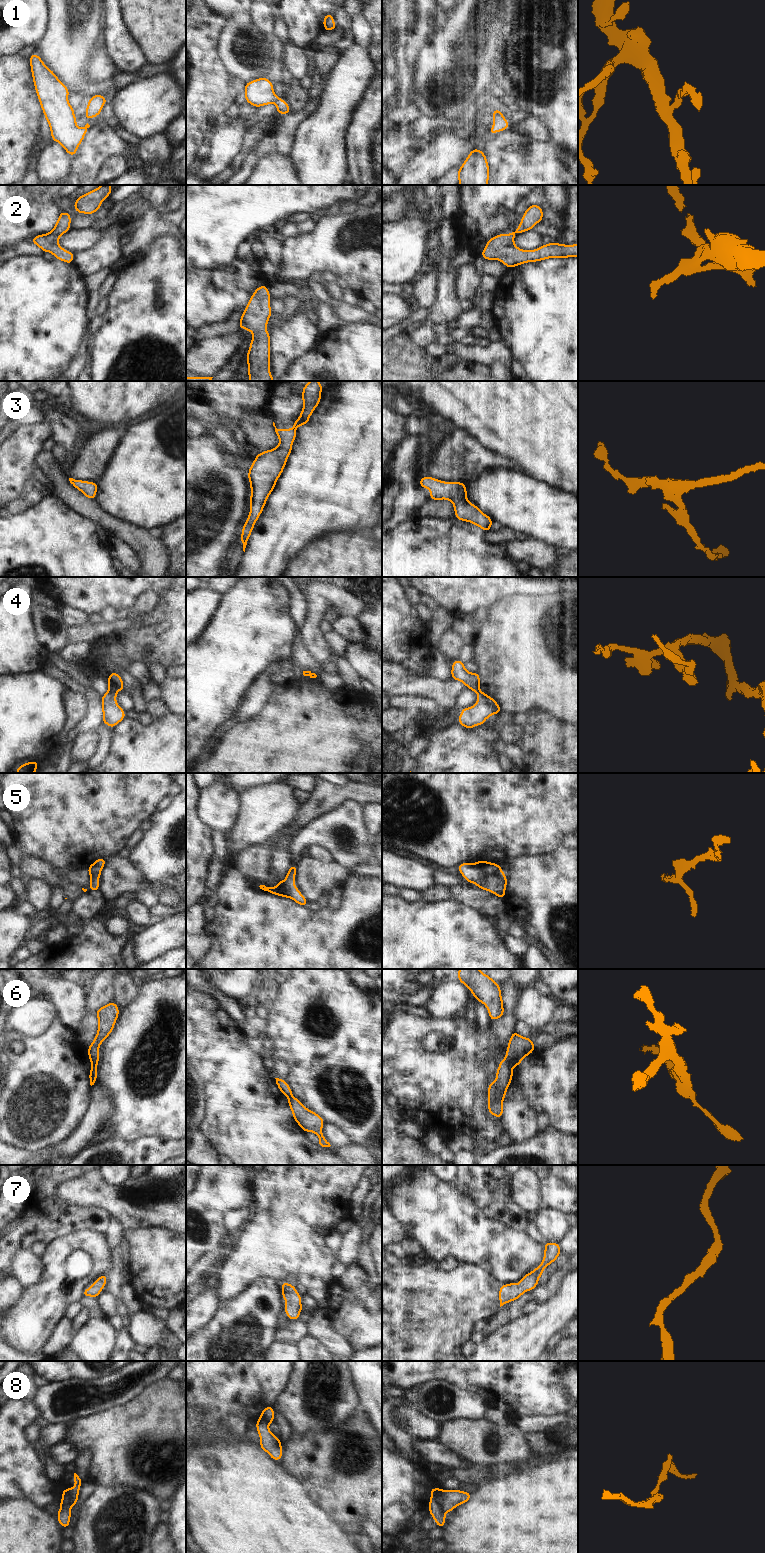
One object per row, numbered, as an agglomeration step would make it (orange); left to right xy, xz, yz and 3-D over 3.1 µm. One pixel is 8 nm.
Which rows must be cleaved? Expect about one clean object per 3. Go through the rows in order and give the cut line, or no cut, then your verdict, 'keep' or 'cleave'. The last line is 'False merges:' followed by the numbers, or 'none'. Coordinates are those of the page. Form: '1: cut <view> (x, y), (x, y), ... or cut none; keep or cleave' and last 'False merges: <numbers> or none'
1: cut none; keep
2: cut none; keep
3: cut none; keep
4: cut xy (108, 690), (116, 692); cleave
5: cut none; keep
6: cut yz (505, 1058), (511, 1066); cleave
7: cut none; keep
8: cut yz (441, 1490), (440, 1508), (444, 1513); cleave
False merges: 4, 6, 8

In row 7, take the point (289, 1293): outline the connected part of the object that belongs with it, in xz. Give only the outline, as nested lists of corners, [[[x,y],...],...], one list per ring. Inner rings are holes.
[[[287,1282],[281,1283],[282,1297],[286,1301],[284,1307],[285,1313],[290,1320],[297,1320],[303,1308],[301,1304],[301,1295],[297,1292],[294,1285]]]

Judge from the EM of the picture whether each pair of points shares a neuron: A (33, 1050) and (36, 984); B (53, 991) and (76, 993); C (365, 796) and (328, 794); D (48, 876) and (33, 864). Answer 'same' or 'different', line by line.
A: different
B: same
C: same
D: same

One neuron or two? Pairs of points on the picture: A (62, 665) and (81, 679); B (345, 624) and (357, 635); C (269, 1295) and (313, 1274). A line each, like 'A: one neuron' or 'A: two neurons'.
A: one neuron
B: one neuron
C: two neurons

